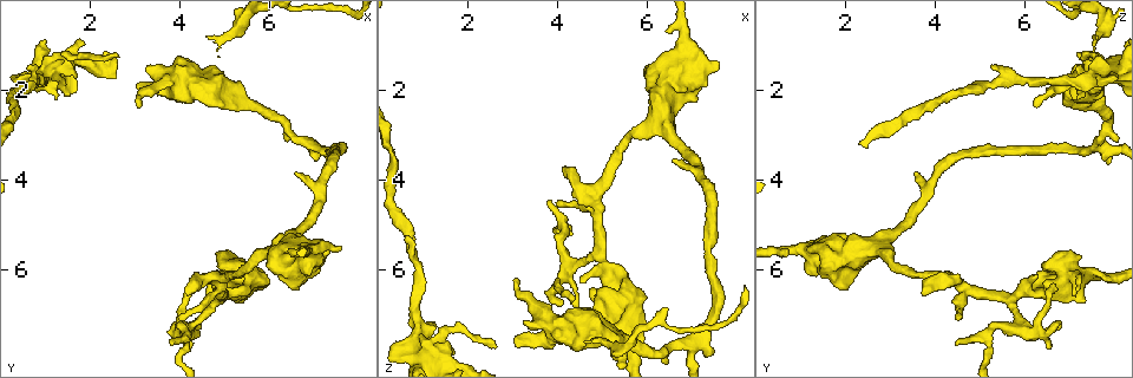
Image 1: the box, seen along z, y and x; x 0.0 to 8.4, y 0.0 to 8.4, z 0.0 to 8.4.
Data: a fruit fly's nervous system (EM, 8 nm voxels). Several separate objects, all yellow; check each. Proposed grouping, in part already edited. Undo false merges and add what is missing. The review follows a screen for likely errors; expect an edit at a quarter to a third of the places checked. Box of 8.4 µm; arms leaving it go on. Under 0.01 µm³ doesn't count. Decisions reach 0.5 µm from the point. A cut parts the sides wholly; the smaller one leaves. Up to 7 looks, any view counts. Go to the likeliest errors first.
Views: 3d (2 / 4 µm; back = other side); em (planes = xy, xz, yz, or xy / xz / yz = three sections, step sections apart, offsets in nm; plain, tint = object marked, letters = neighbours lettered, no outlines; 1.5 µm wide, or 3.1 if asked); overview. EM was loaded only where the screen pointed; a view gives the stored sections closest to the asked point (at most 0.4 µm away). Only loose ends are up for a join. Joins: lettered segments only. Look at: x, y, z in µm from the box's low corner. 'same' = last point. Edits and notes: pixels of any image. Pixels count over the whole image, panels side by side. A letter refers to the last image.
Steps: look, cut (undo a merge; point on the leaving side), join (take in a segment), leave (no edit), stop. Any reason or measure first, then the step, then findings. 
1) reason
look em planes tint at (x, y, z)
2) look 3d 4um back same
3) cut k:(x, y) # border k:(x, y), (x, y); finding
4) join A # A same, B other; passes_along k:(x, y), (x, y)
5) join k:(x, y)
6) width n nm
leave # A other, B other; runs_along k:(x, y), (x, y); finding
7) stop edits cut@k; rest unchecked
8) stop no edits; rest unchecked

branch stops here
look em xy step 8 tint at (4.65, 0.80, 7.60)

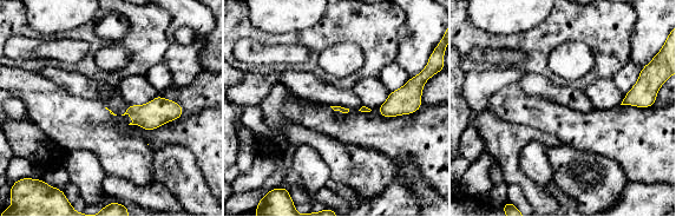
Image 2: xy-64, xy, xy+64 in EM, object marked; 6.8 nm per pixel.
cut it another way
look em planes letters same

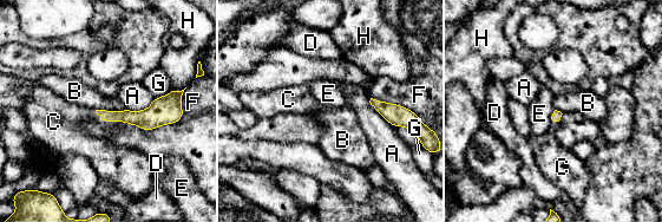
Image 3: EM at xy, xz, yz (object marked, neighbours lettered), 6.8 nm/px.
join C # A other, B other, C same, D other, E other, F other, G other, H other; it goes on there

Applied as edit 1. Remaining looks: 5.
see it whole again
look overview

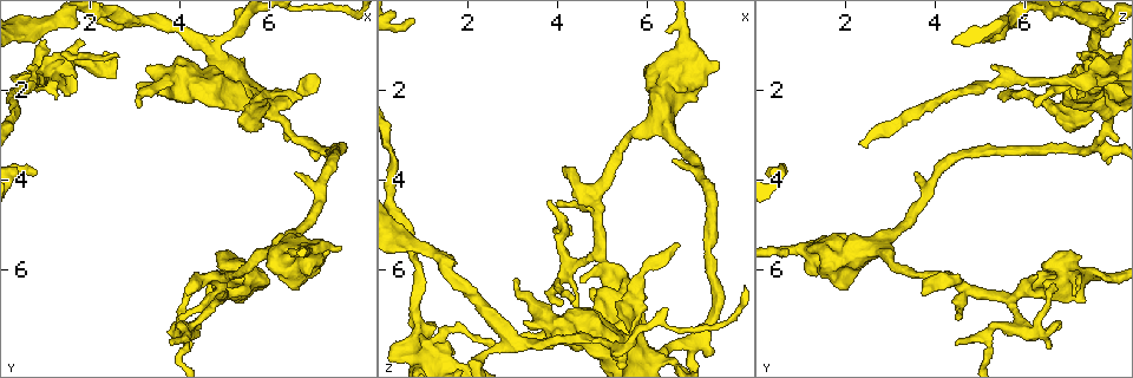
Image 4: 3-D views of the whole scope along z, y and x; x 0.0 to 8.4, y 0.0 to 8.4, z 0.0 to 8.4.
sharp bend
look em planes tint at (4.90, 6.20, 4.20)

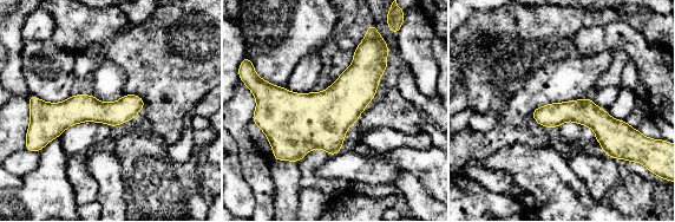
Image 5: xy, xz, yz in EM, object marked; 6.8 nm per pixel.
see the neighbours
look em planes letters same

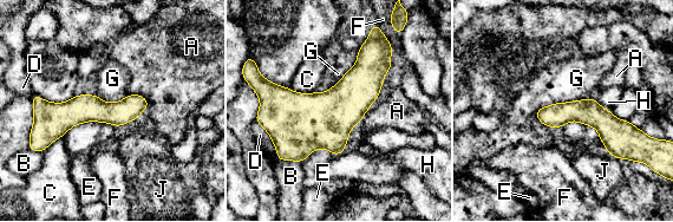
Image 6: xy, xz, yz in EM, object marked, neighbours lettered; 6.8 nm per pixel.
width 170 nm
leave # A other, B other, C other, D other, E other, F other, G other, H other, J other; border 6:(589, 97), (555, 102), (533, 113); all the same neuron

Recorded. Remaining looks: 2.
stop edits join@3; rest unchecked

